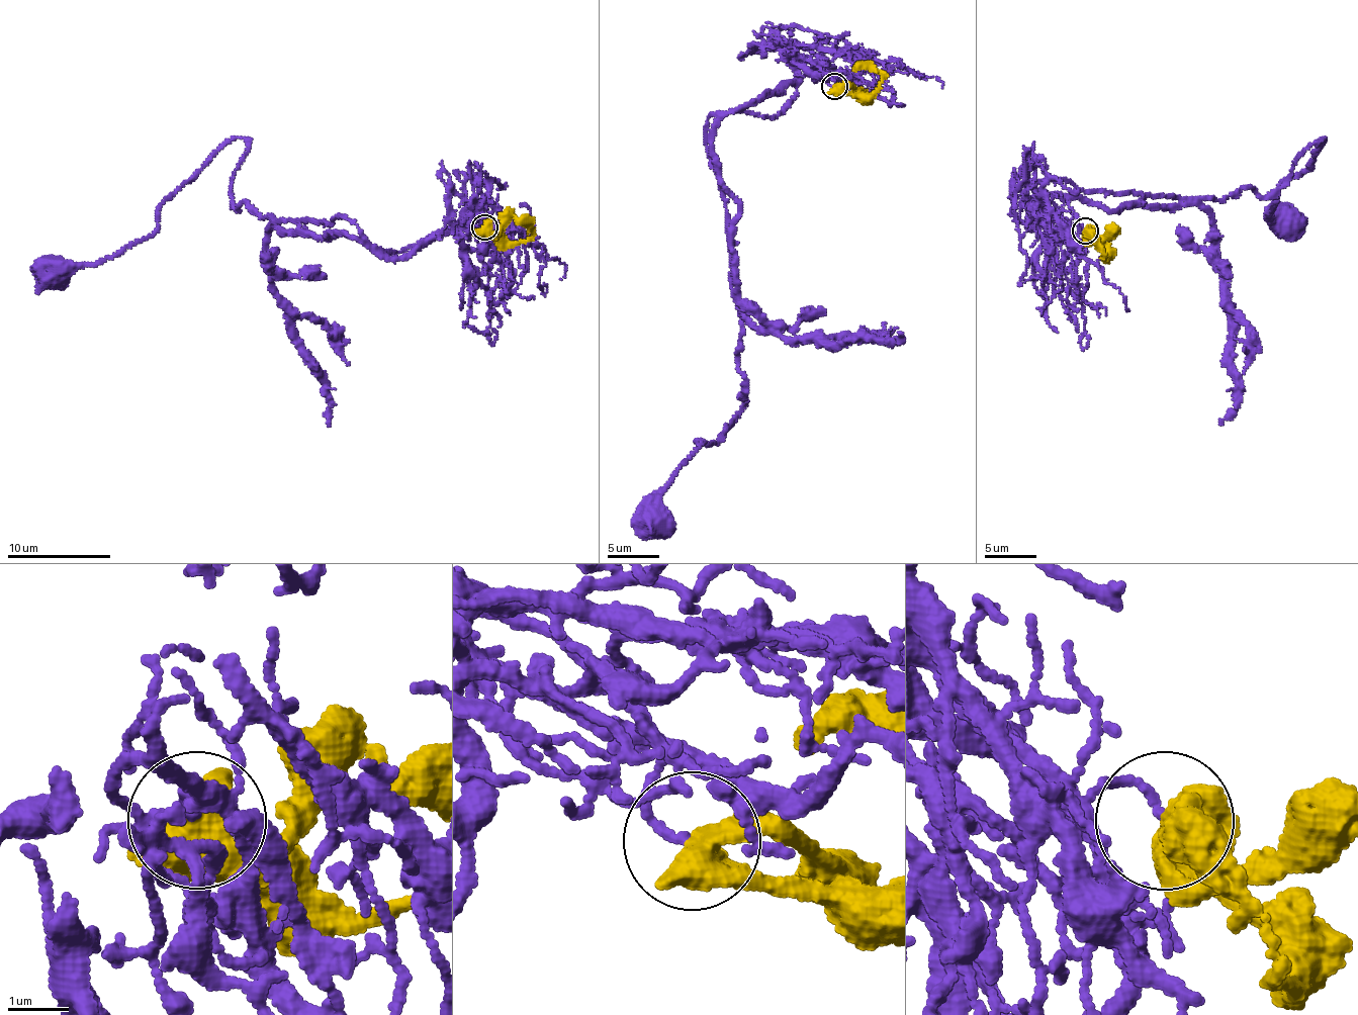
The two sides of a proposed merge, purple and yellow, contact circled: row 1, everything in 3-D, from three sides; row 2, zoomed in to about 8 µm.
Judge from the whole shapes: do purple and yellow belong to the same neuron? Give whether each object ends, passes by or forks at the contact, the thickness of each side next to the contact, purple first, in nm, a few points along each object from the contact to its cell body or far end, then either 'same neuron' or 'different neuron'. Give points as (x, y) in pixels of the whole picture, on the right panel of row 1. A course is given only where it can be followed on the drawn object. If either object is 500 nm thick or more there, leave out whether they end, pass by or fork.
120 nm thick on the purple side, 550 nm on the other; purple runs (1084, 229), (1039, 204), (1027, 226), (1032, 200), (1271, 195), (1321, 140), (1284, 218); yellow runs (1084, 229), (1106, 253), (1105, 259), (1090, 226); different neuron

